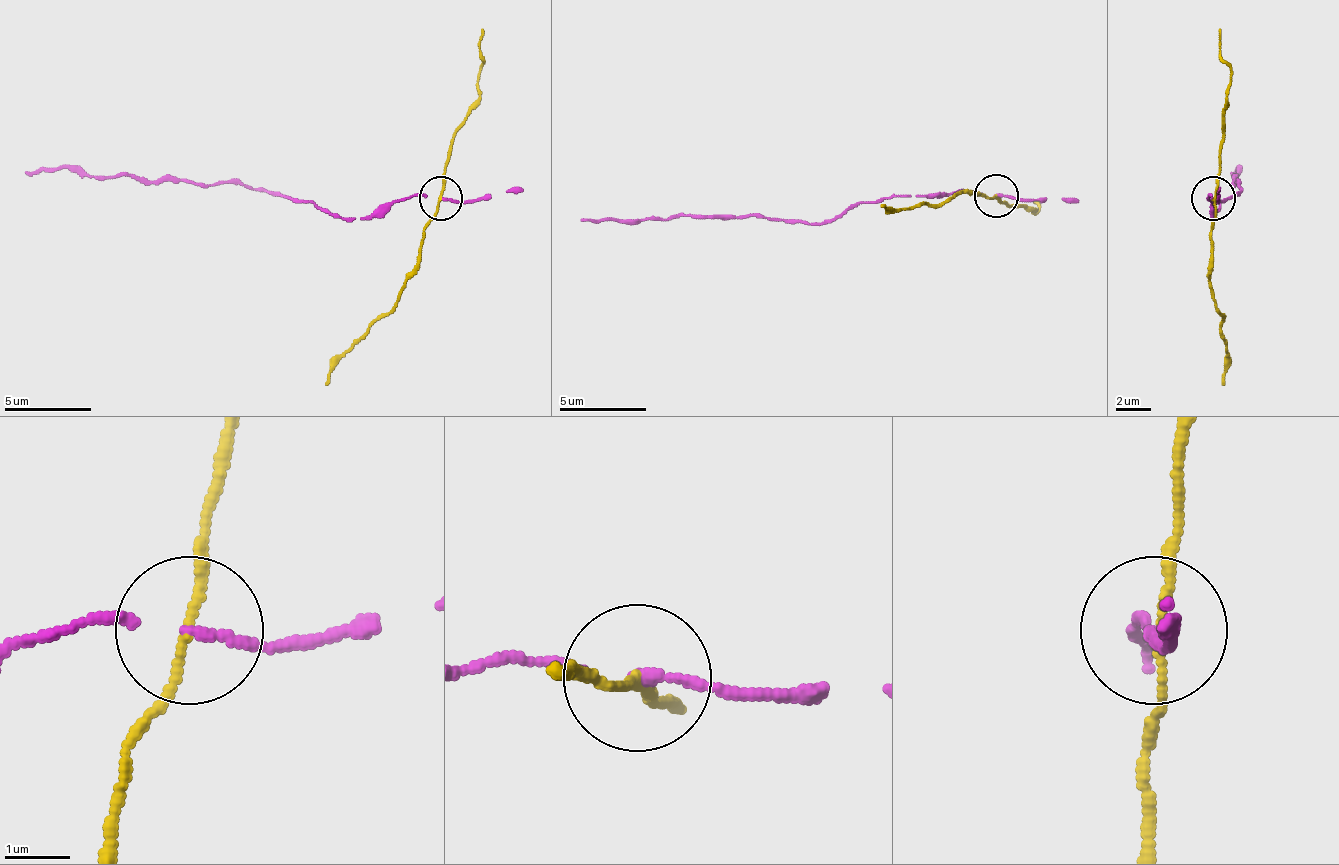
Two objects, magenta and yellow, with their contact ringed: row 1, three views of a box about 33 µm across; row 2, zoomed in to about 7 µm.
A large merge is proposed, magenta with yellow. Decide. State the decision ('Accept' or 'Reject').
Reject

